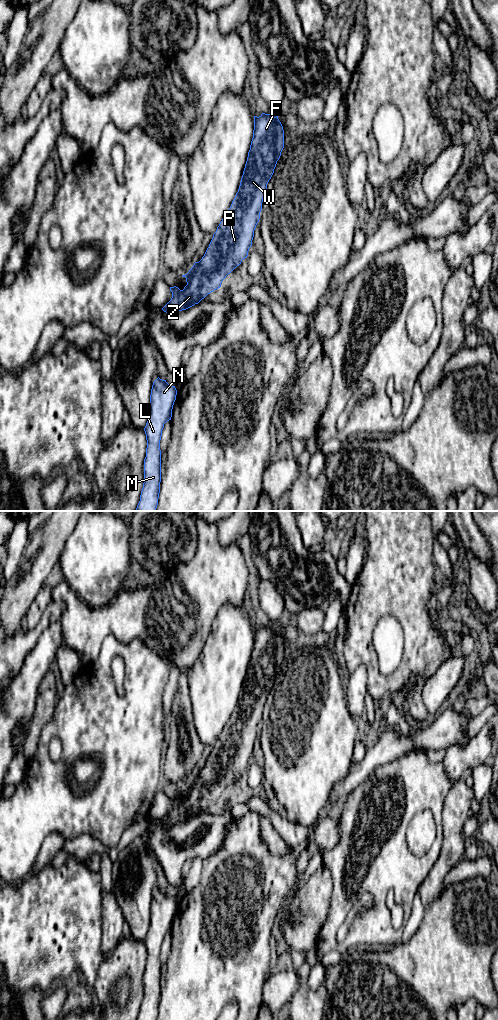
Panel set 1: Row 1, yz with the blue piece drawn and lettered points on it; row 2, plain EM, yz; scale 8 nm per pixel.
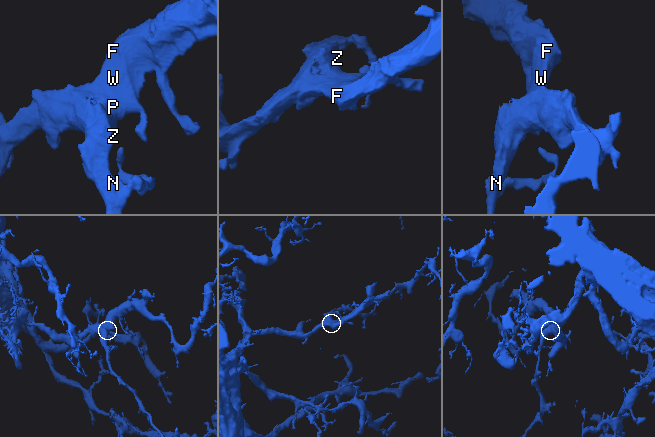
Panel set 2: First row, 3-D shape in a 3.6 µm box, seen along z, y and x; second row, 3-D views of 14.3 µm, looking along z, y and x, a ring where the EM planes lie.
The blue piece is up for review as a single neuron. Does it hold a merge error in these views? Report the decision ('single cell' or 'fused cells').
single cell

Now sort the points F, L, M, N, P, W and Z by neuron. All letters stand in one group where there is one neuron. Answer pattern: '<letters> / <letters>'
F L M N P W Z

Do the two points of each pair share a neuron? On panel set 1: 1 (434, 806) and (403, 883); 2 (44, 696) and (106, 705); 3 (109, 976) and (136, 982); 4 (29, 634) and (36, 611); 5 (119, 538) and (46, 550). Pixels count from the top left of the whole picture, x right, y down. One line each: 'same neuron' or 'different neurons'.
1: same neuron
2: different neurons
3: same neuron
4: different neurons
5: different neurons

